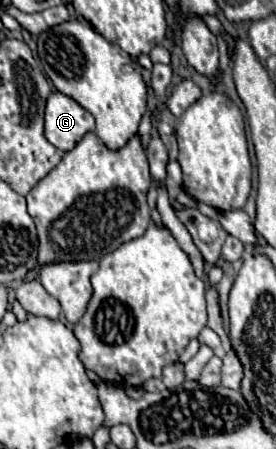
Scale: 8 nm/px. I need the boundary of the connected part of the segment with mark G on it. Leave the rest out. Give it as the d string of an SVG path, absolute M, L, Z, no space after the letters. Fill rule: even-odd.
M53 91L45 109L45 137L55 147L69 151L87 133L95 131L93 115L75 99Z

